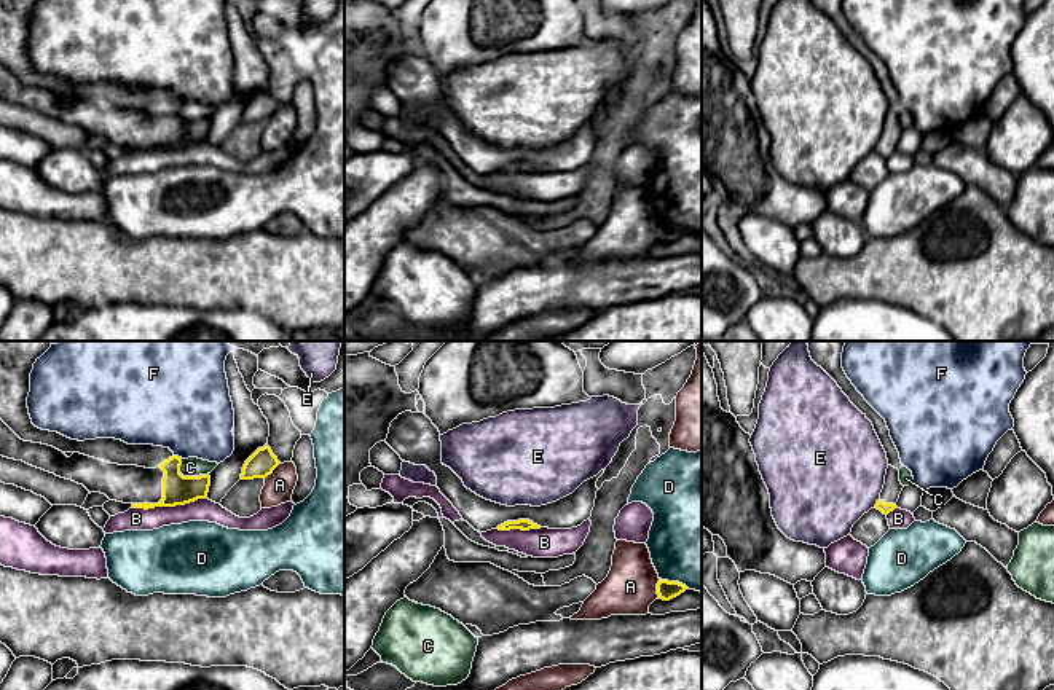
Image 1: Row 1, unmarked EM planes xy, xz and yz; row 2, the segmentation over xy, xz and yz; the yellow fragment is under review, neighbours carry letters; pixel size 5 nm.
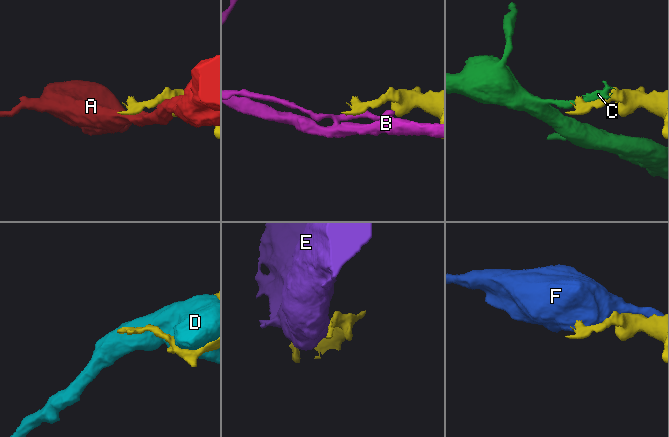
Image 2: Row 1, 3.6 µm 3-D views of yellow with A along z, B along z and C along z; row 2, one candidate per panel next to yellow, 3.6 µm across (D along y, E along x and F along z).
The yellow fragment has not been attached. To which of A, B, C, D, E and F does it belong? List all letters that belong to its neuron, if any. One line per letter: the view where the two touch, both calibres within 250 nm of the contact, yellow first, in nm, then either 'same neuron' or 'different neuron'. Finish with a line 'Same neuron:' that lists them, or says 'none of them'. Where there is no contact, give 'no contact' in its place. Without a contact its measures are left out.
A: xz | 100/260 nm | different neuron
B: xy | 160/110 nm | different neuron
C: xy | 160/100 nm | different neuron
D: xz | 100/480 nm | different neuron
E: yz | 60/480 nm | different neuron
F: xy | 160/440 nm | different neuron
Same neuron: none of them

